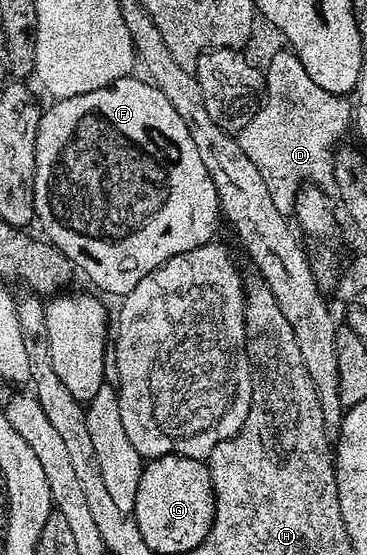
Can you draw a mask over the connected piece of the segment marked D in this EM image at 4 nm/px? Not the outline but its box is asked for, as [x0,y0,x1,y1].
[239,78,351,214]

